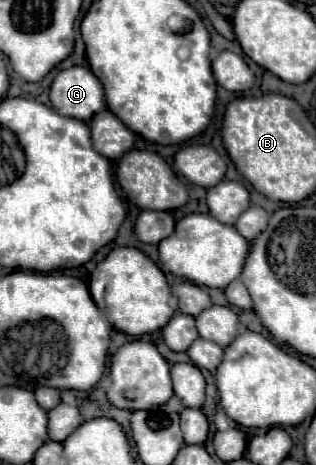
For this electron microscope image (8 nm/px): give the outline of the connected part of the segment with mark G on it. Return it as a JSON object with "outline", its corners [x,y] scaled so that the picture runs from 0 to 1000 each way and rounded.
{"outline":[[[278,144],[196,148],[158,187],[158,217],[203,252],[285,260],[329,234],[329,196]]]}

